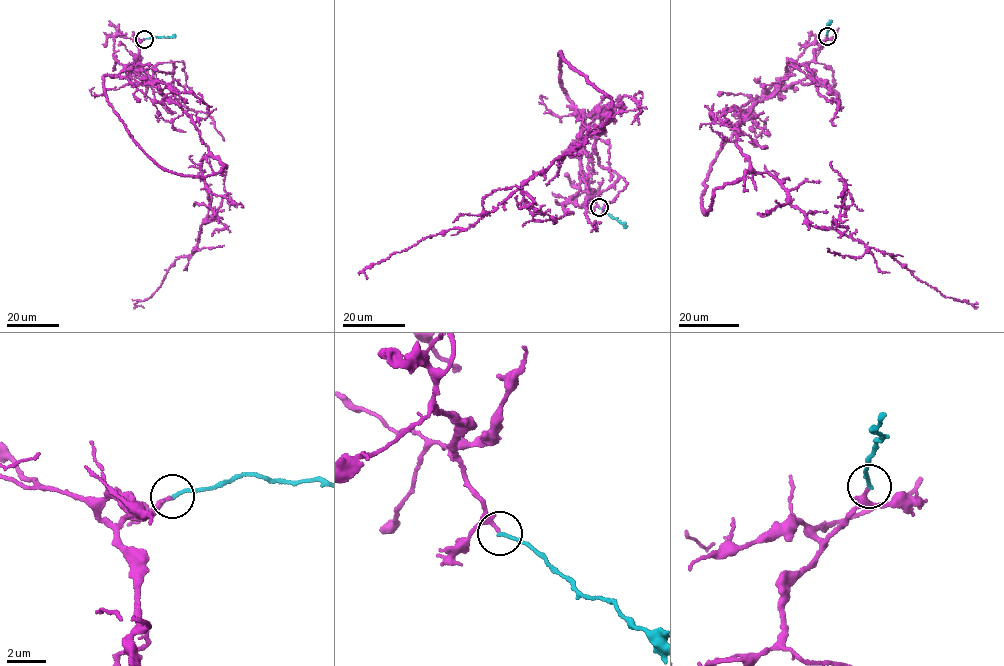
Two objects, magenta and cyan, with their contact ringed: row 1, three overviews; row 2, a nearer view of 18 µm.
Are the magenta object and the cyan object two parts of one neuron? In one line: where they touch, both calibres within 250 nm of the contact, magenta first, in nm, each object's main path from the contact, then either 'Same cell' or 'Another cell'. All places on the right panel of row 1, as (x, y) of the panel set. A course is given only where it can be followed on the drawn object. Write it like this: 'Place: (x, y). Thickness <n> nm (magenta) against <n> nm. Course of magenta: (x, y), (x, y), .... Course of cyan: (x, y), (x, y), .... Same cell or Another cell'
Place: (827, 36). Thickness 190 nm (magenta) against 190 nm. Course of magenta: (827, 37), (734, 125), (741, 152), (810, 224), (890, 254), (946, 297), (977, 303). Course of cyan: (827, 36), (831, 20). Same cell

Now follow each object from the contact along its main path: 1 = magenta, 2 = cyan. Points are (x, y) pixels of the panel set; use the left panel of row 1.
1: (144, 39), (133, 56), (208, 148), (201, 167), (214, 215), (192, 253), (135, 303), (144, 307)
2: (144, 39), (174, 35)

